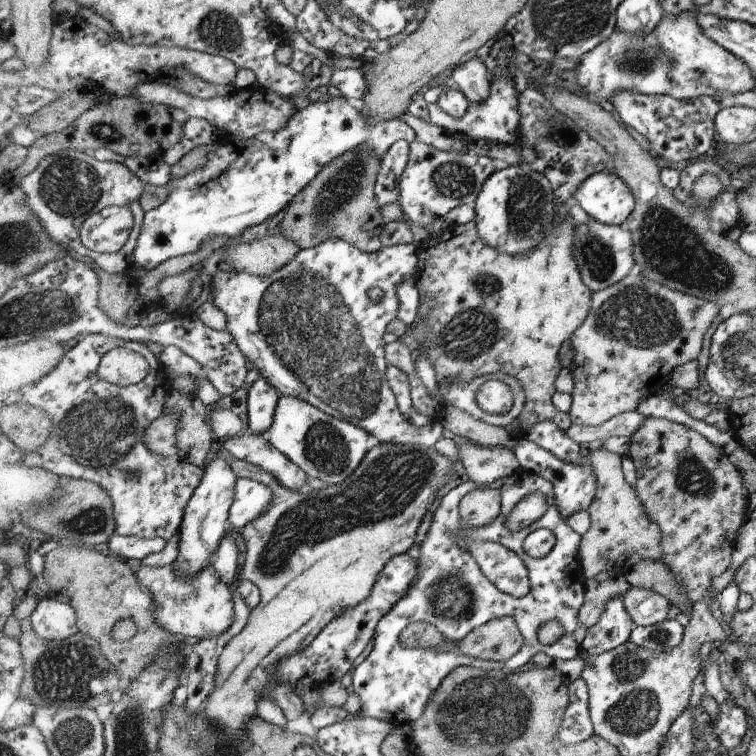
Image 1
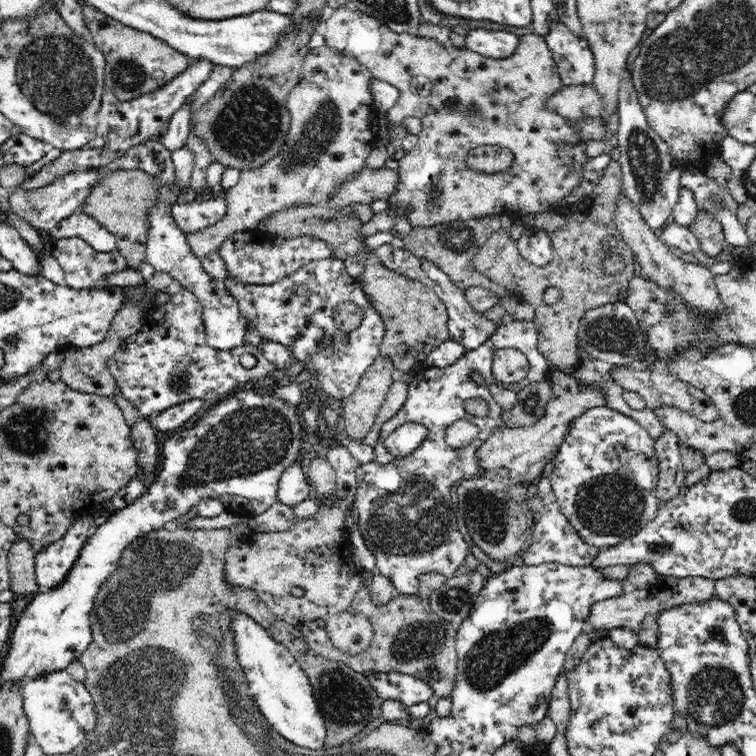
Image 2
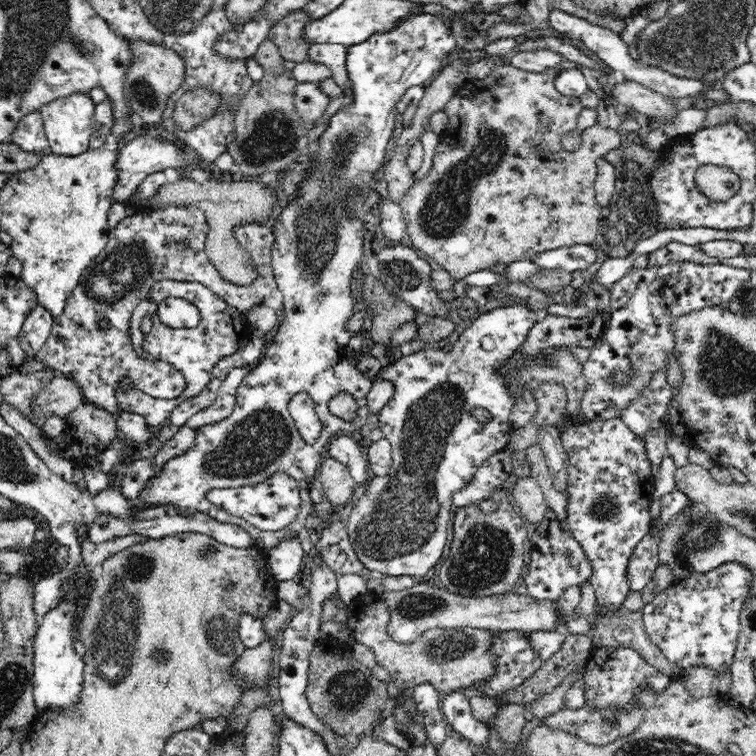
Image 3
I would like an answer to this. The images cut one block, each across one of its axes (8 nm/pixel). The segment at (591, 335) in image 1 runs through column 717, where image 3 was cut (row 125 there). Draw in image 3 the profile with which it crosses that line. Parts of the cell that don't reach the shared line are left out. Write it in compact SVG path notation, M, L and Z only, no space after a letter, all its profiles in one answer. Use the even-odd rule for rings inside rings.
M316 81L314 83L298 83L294 94L296 112L302 117L306 129L312 126L326 114L326 108L330 104L330 96L326 96Z

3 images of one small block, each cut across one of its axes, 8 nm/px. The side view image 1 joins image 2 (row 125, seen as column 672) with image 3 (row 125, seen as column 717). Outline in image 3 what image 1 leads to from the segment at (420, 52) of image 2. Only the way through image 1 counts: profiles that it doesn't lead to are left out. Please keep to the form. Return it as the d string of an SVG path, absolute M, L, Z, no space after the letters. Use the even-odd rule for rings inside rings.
M499 63L492 74L486 78L471 79L455 92L450 102L444 106L444 112L449 117L447 128L440 134L440 139L435 148L433 165L422 179L416 179L411 187L403 194L399 201L400 209L404 213L406 221L405 242L410 246L422 250L428 254L434 262L449 271L450 275L461 281L465 277L471 279L476 271L490 268L496 263L507 265L516 260L534 260L541 252L572 246L575 244L591 244L598 236L598 229L602 226L600 216L601 208L596 203L595 180L597 179L597 158L604 156L610 150L618 148L625 134L623 132L602 128L600 125L592 126L582 131L582 144L577 150L568 151L562 148L562 136L574 131L577 126L578 114L583 107L578 97L565 96L557 90L556 80L567 65L556 66L543 72L526 72L515 68L507 63Z

